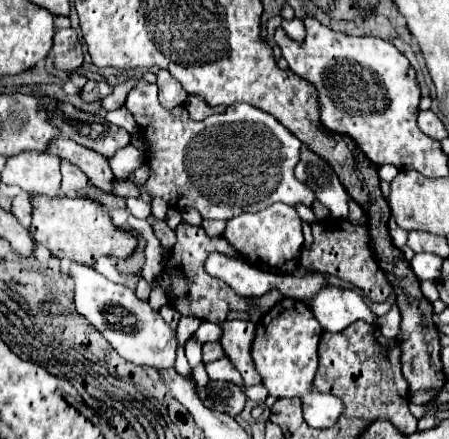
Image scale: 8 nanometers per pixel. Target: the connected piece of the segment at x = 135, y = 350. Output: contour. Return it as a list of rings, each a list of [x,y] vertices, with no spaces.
[[[72,263],[70,277],[76,283],[74,303],[76,311],[114,347],[114,351],[136,365],[150,365],[156,369],[172,367],[176,353],[176,333],[164,323],[160,313],[152,311],[148,303],[140,301],[136,293],[120,283],[112,283],[92,267]]]

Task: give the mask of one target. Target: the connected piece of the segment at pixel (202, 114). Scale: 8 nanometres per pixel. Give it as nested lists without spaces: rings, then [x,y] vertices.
[[[188,97],[186,107],[188,107],[188,113],[190,113],[190,117],[192,117],[194,121],[202,121],[202,119],[206,119],[206,117],[212,115],[212,113],[222,113],[222,111],[224,111],[224,107],[210,107],[210,105],[208,105],[204,99],[200,99],[200,97]]]

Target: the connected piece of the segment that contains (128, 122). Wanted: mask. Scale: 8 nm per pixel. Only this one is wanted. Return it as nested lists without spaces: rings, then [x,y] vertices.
[[[120,107],[120,109],[116,109],[116,111],[106,111],[106,113],[104,113],[104,119],[106,119],[108,123],[116,123],[116,125],[120,125],[120,127],[126,127],[130,133],[136,131],[136,121],[132,119],[132,115],[130,115],[130,111],[128,111],[126,107]]]

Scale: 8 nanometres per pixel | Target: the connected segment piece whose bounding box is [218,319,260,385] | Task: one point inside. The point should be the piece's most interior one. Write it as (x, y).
(237, 336)

